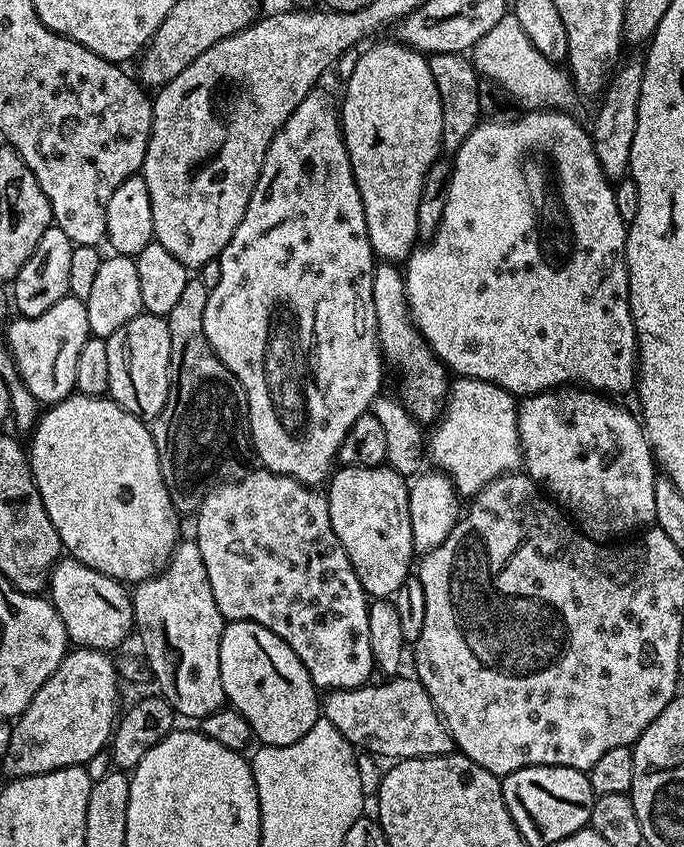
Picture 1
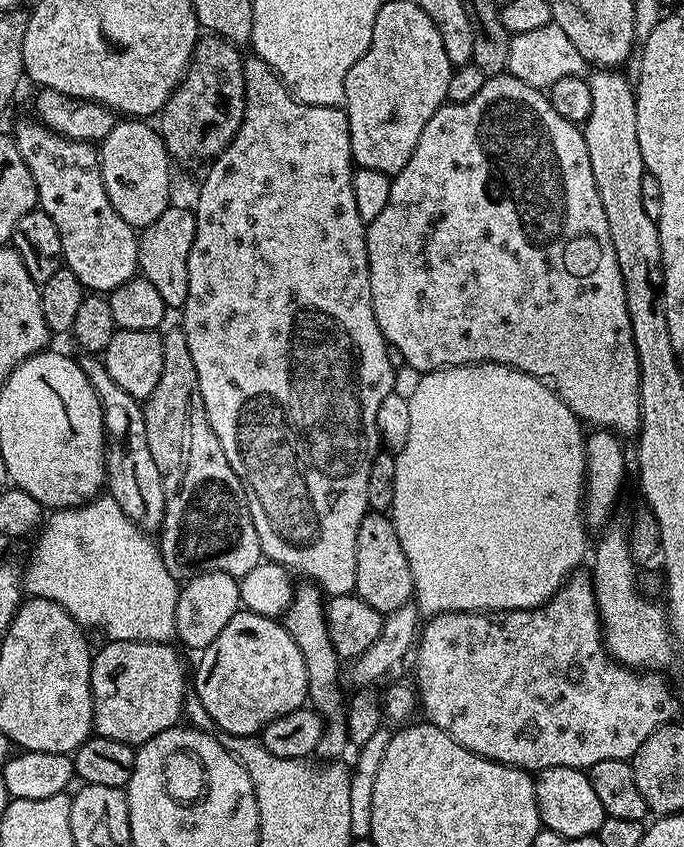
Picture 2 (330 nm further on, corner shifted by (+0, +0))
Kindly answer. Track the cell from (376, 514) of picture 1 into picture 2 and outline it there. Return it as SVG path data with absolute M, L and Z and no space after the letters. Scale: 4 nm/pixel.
M369 511L368 515L362 518L362 526L358 526L355 595L360 596L362 602L370 602L370 606L374 606L374 610L381 614L398 610L398 606L406 606L413 599L410 562L406 562L406 554L402 554L402 542L398 542L398 530L394 530L391 515Z

